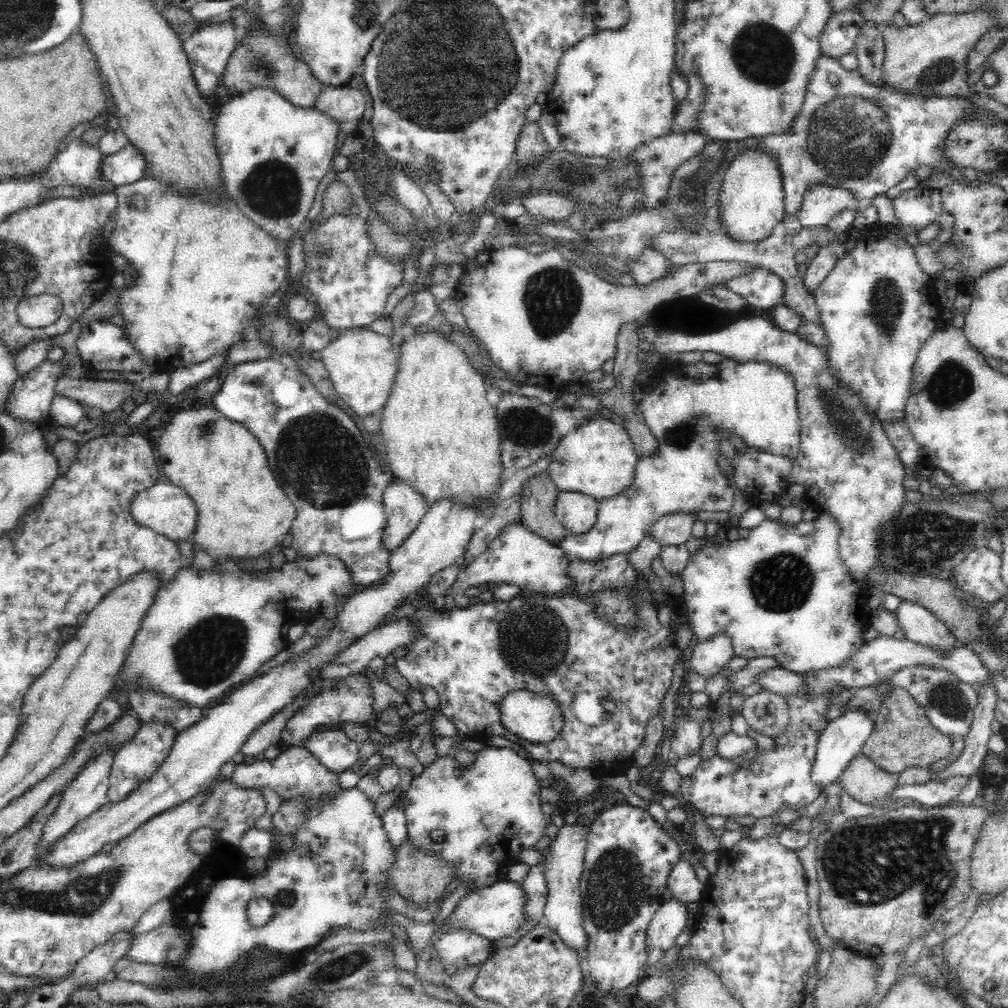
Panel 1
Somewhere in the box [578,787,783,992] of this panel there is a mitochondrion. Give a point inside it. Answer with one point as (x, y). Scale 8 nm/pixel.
(617, 891)

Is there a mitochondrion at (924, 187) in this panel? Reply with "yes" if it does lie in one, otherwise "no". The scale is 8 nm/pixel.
no

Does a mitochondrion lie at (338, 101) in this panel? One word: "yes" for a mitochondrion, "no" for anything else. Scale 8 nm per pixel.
no

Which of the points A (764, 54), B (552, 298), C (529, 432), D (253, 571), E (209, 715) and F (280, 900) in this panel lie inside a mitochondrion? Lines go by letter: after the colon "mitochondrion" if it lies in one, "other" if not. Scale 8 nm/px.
A: mitochondrion
B: mitochondrion
C: mitochondrion
D: other
E: other
F: other

